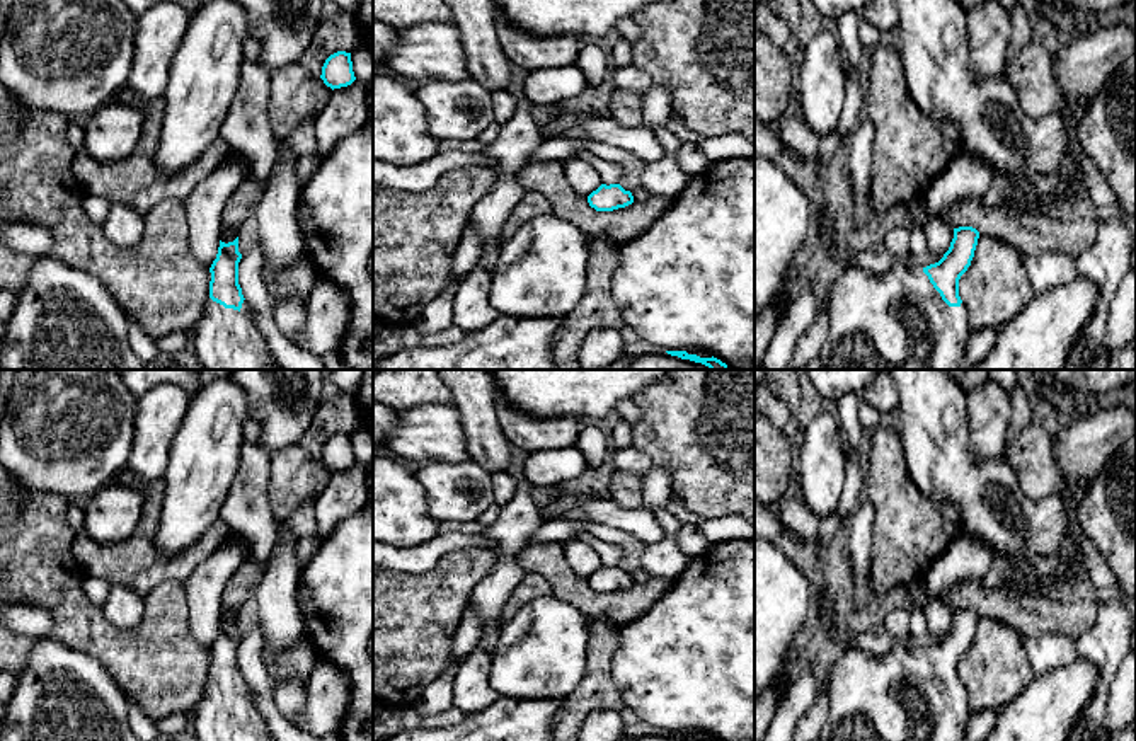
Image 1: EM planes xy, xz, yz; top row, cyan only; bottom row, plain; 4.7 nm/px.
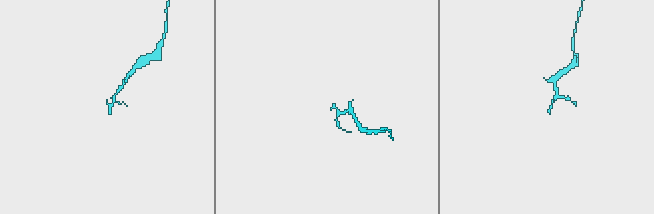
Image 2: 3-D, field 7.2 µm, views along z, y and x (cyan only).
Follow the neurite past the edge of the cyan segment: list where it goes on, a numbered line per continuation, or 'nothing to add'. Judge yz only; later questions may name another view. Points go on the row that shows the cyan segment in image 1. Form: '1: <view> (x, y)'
1: yz (896, 321)

